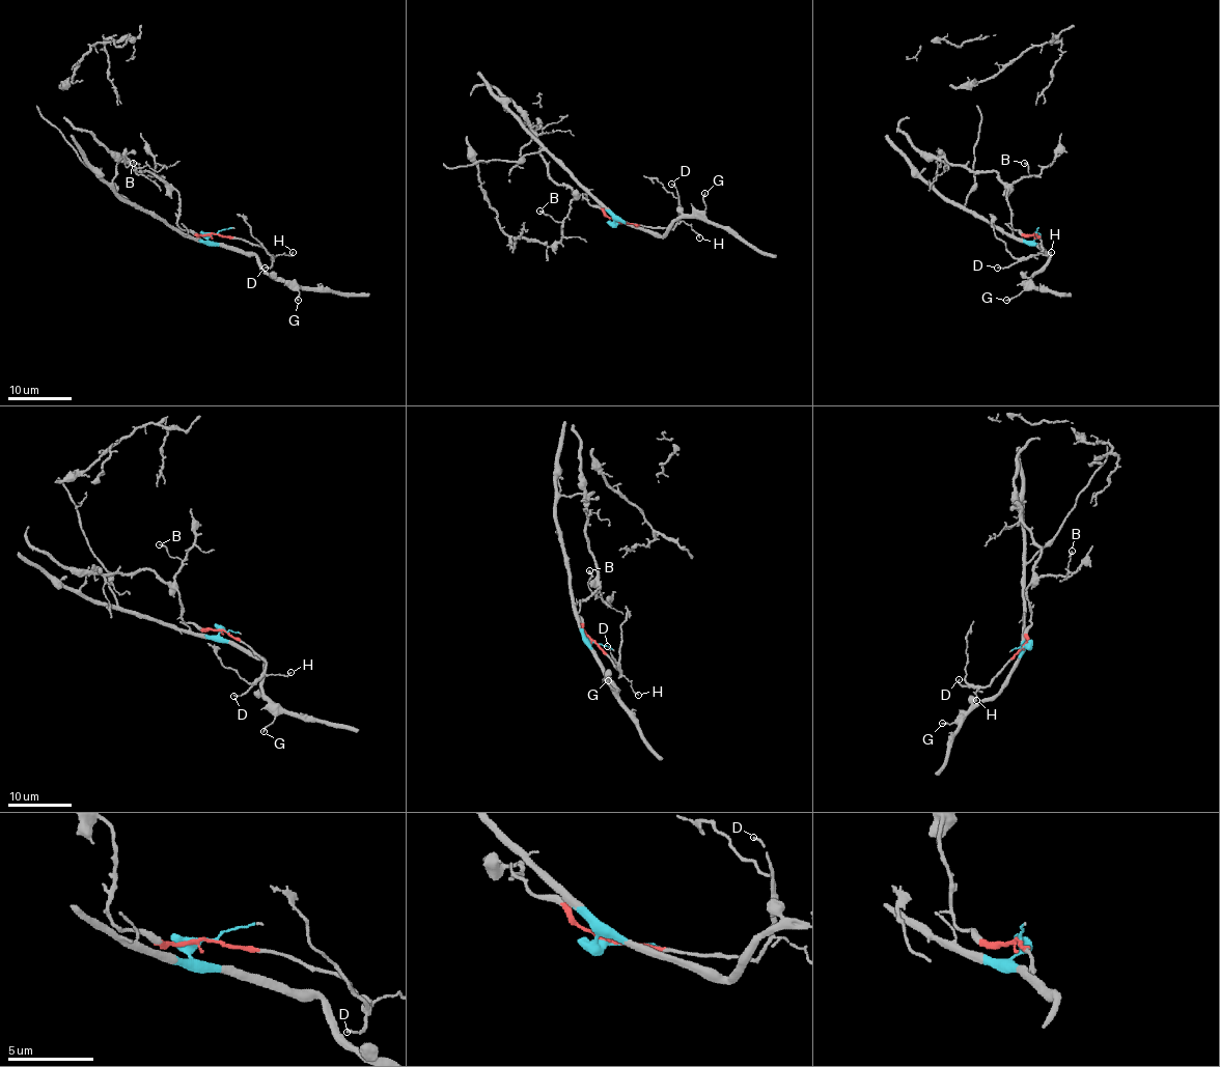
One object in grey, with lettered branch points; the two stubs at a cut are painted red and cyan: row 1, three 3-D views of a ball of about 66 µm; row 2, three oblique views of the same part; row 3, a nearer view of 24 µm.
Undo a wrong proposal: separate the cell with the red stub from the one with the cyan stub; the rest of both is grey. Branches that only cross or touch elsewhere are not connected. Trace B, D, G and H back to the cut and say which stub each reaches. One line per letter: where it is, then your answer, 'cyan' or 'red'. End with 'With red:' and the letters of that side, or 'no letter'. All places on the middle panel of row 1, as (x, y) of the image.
B: (539, 211) | red
D: (671, 184) | red
G: (704, 193) | cyan
H: (699, 237) | red
With red: B, D, H

